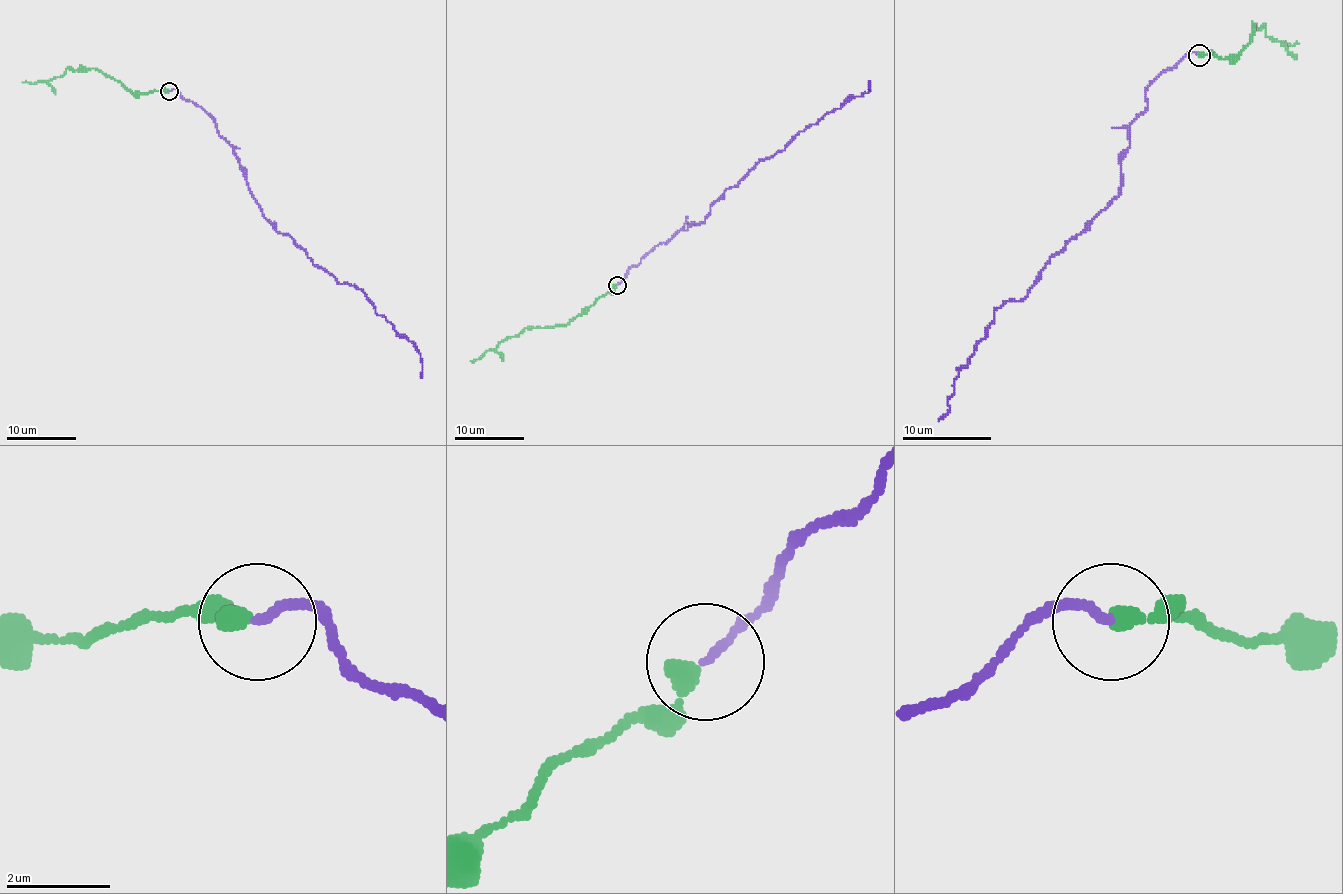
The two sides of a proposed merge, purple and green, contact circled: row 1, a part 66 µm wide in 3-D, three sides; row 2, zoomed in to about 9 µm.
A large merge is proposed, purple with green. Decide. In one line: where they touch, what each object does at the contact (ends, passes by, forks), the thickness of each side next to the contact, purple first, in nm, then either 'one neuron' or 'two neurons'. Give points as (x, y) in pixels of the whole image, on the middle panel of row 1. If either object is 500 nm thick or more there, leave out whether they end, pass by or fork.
(617, 285) | purple ends | green ends | 140/380 nm | one neuron

